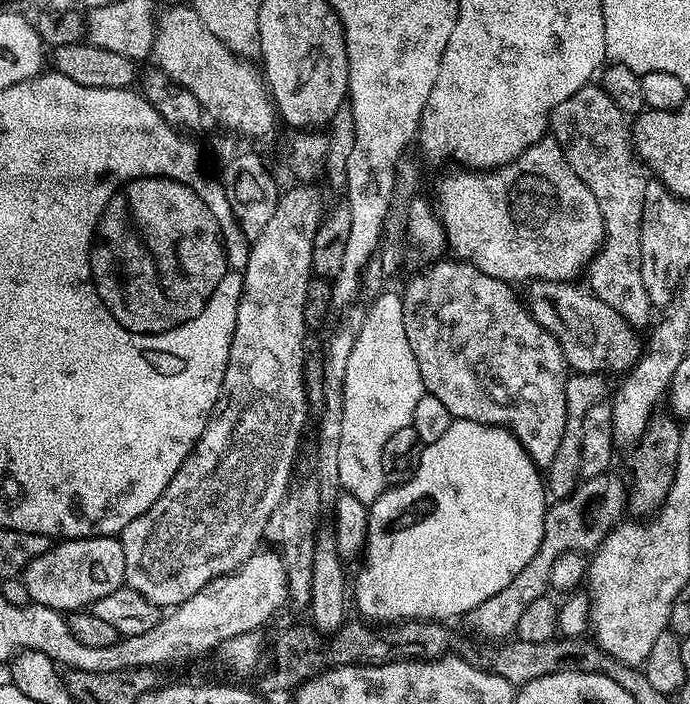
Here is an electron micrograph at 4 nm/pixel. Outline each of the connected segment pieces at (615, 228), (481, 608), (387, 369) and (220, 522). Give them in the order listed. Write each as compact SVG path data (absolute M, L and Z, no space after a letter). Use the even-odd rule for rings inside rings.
M596 82L570 94L570 98L559 104L550 117L551 135L560 143L574 174L590 186L590 194L594 194L604 219L604 247L586 269L587 287L592 295L606 302L606 306L622 314L633 328L644 330L654 320L650 294L646 294L642 282L642 206L649 177L636 154L633 139L626 138L622 132L629 127L629 117L614 106L610 94L606 94Z
M609 470L597 477L585 479L577 484L575 490L564 500L549 503L548 509L544 511L542 542L534 558L530 558L530 562L526 562L522 570L518 570L510 586L502 586L498 594L486 598L486 602L482 602L467 613L466 621L468 620L469 626L474 631L489 636L490 639L496 640L495 642L507 641L515 633L523 612L531 604L538 602L538 598L549 595L556 559L567 552L585 554L595 552L600 543L615 530L616 525L625 519L628 488L625 477L623 480L614 473L615 471Z
M384 290L368 308L360 328L355 329L354 350L346 362L344 401L342 402L342 438L338 442L338 478L340 487L358 502L370 506L388 486L382 468L382 450L398 430L409 427L418 398L426 395L418 361L410 350L404 321L404 297L399 291Z
M300 182L295 186L279 197L270 222L251 241L224 385L214 410L208 415L208 425L202 430L200 441L186 462L182 462L158 502L146 514L134 518L118 536L126 554L125 585L138 590L161 610L171 610L186 602L202 586L236 571L258 551L260 539L269 531L270 518L280 507L294 476L292 463L308 418L308 392L304 389L306 286L314 276L314 234L326 210L315 183Z

